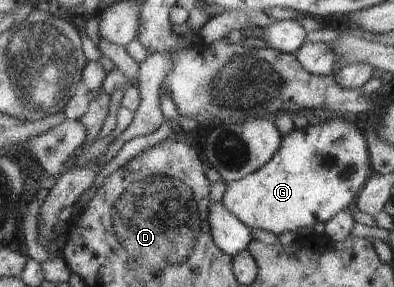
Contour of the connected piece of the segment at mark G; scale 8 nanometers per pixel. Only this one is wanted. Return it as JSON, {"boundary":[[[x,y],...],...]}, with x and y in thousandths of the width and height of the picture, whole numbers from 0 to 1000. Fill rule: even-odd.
{"boundary":[[[845,411],[749,446],[716,474],[716,509],[698,547],[675,578],[617,624],[574,641],[576,662],[566,683],[574,725],[619,770],[637,798],[673,798],[708,819],[723,805],[754,815],[787,798],[812,770],[835,770],[850,746],[881,728],[886,707],[901,700],[916,652],[937,631],[944,582],[939,537],[939,474],[926,474],[911,449],[904,418]]]}

